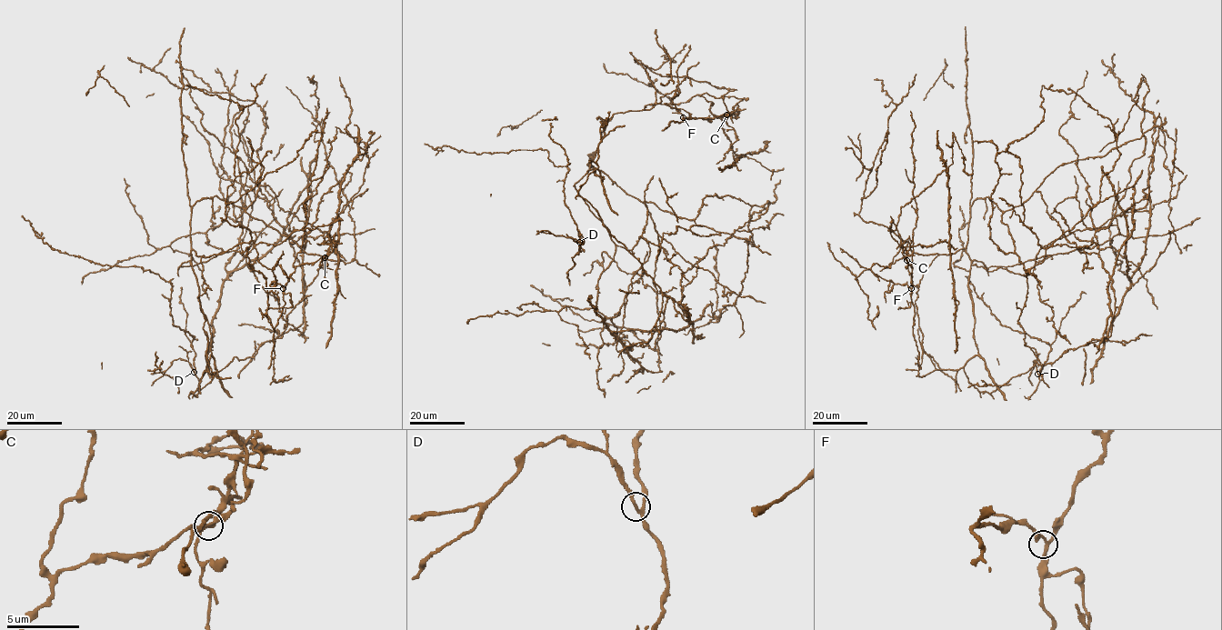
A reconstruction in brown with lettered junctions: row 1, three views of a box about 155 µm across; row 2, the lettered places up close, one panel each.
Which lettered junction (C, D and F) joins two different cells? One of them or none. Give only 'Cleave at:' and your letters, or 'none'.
Cleave at: C

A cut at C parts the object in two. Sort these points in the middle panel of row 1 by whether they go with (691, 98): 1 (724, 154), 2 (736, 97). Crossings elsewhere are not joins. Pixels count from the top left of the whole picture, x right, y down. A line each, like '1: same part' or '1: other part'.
1: other part
2: same part

